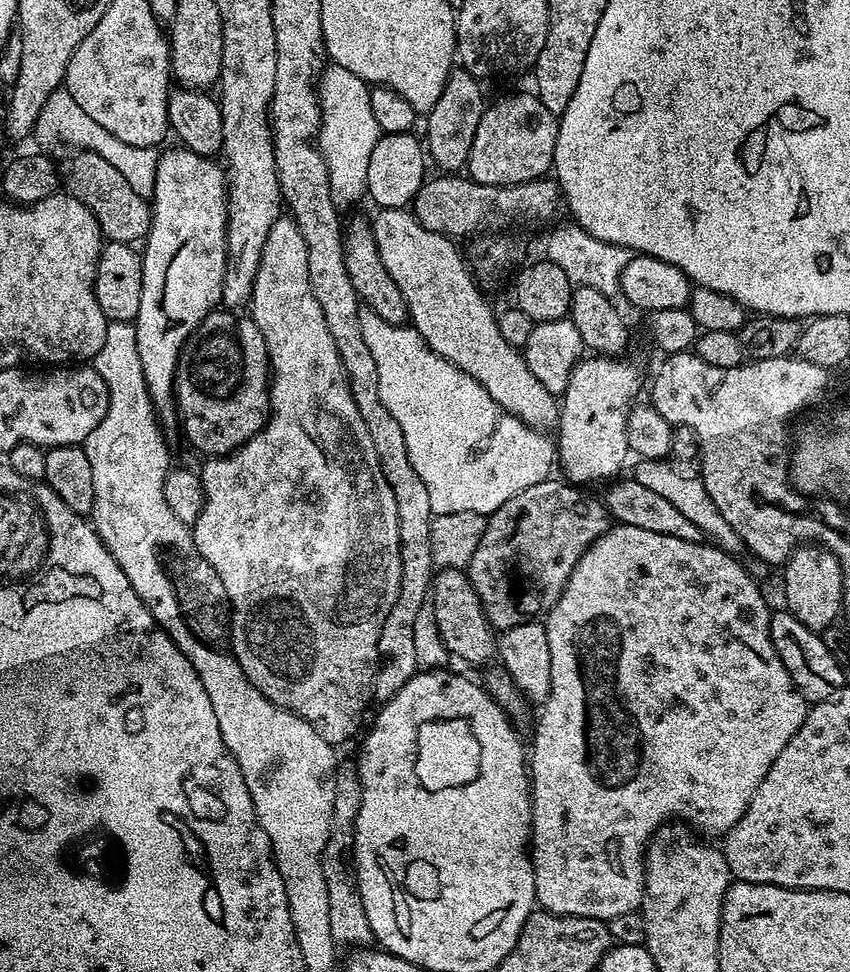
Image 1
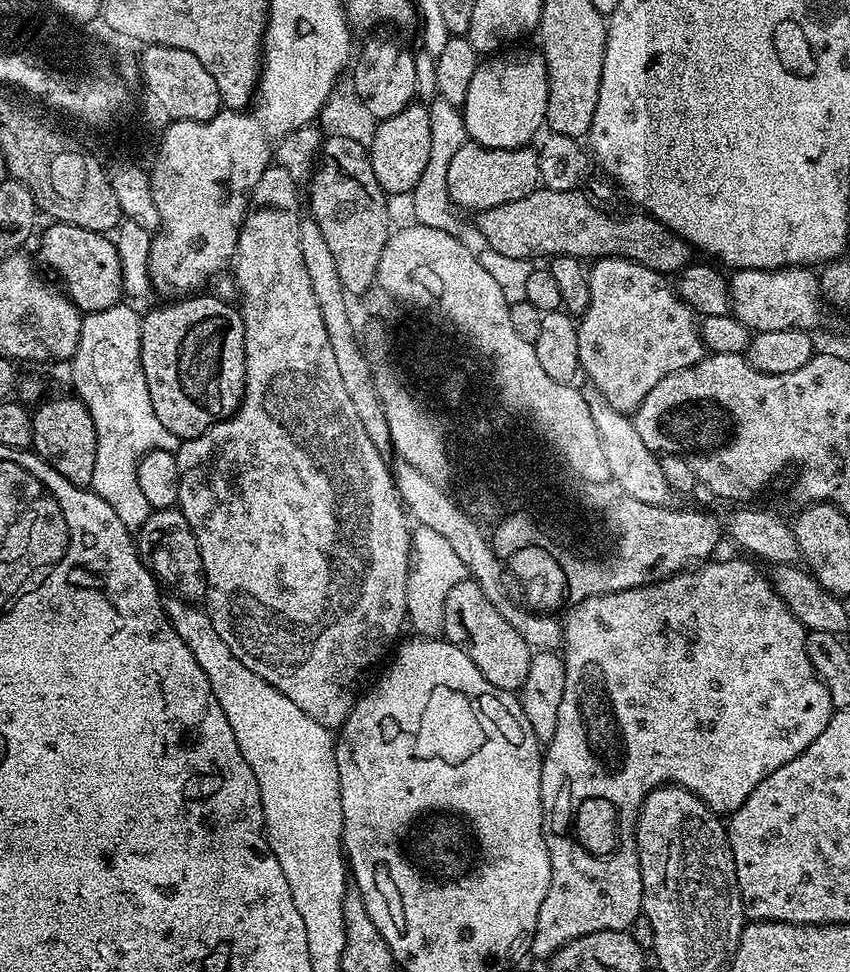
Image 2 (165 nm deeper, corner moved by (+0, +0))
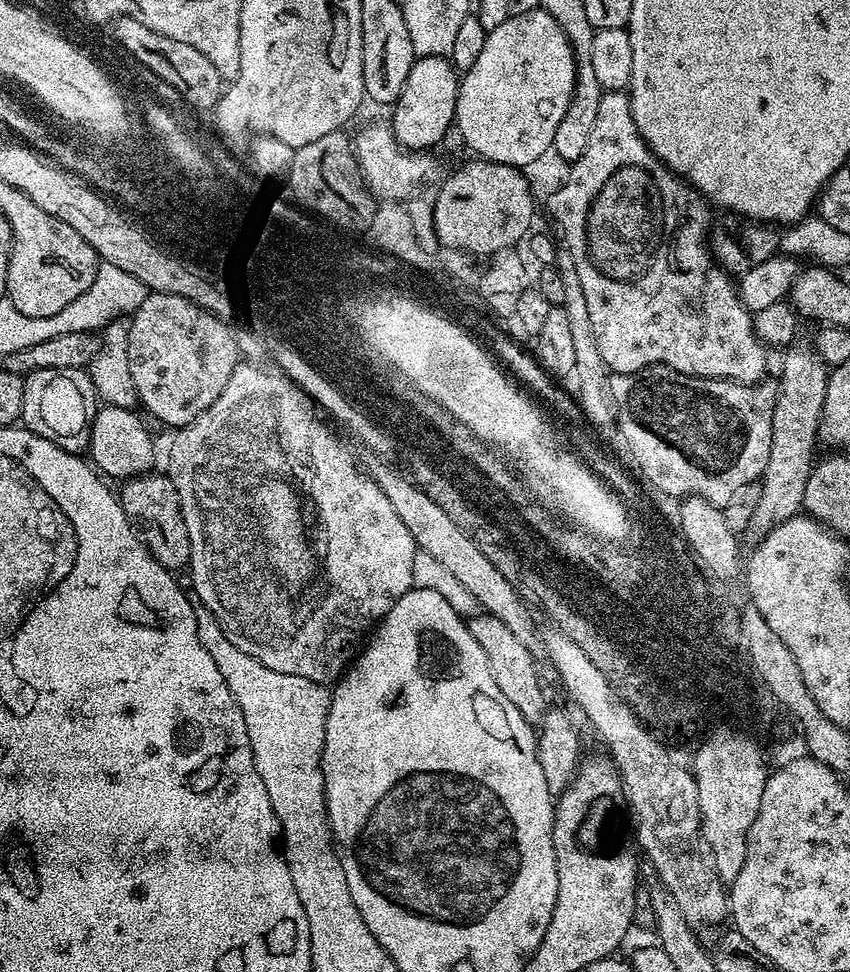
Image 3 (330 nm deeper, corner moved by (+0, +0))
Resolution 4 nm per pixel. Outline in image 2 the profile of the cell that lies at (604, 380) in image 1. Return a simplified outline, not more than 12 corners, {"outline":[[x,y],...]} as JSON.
{"outline":[[587,269],[583,375],[616,411],[706,355],[667,275]]}

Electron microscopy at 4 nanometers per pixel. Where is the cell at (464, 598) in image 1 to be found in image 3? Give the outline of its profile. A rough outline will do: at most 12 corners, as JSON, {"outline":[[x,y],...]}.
{"outline":[[487,614],[468,620],[498,690],[528,724],[550,701],[533,649]]}

